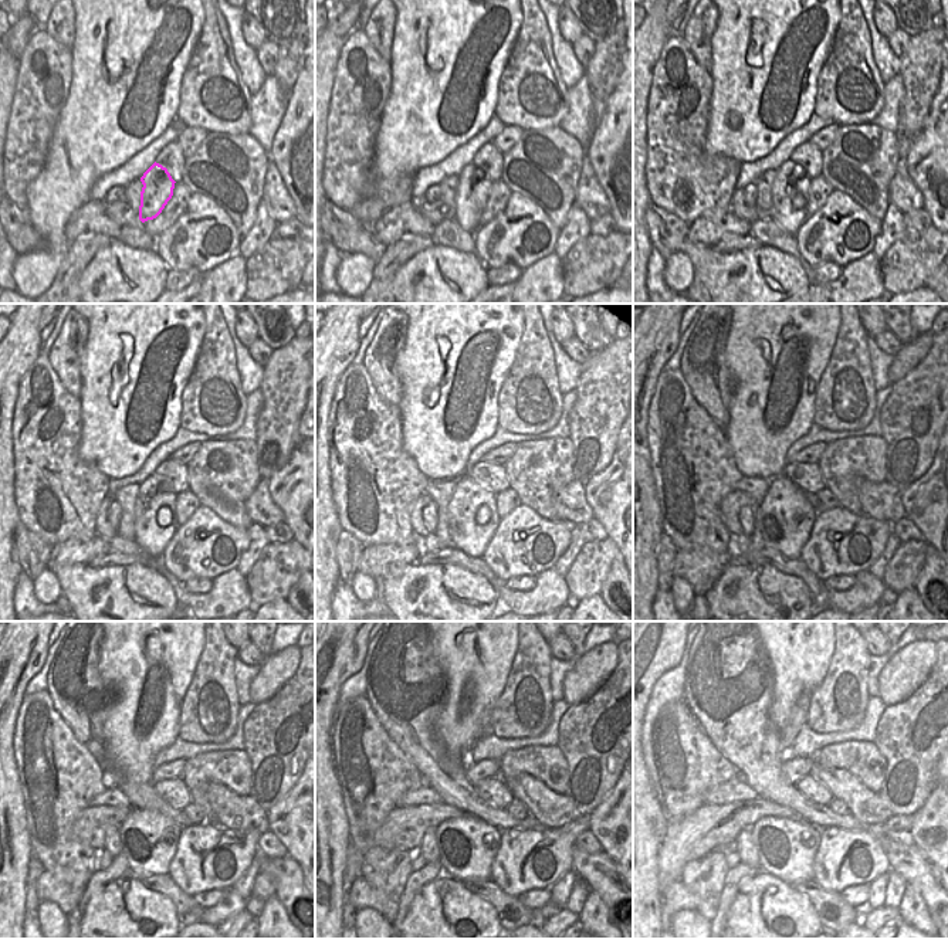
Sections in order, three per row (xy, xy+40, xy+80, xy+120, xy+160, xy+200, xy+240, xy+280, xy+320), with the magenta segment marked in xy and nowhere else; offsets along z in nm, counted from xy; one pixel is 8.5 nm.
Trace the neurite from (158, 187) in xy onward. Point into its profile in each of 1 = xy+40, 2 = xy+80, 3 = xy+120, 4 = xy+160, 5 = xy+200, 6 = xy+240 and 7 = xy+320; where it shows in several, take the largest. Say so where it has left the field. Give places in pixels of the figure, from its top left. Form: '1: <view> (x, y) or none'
1: xy+40 (473, 189)
2: xy+80 (791, 179)
3: xy+120 (155, 492)
4: xy+160 (469, 536)
5: xy+200 (775, 519)
6: xy+240 (149, 840)
7: xy+320 (786, 848)

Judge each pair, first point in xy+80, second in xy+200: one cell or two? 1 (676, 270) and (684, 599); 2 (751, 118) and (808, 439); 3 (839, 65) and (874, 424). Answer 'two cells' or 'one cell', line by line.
1: one cell
2: two cells
3: two cells

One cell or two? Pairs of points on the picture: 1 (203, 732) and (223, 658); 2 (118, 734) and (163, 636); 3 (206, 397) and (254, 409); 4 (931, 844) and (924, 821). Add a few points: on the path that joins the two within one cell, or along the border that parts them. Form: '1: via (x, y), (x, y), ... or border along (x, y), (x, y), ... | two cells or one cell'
1: via (205, 714), (205, 682), (210, 677) | one cell
2: via (135, 709), (141, 678), (148, 660) | one cell
3: border along (246, 396), (243, 423), (227, 434) | two cells
4: via (931, 839), (930, 827) | one cell

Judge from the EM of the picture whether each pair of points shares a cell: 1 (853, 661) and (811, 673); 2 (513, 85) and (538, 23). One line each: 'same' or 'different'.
1: different
2: same

